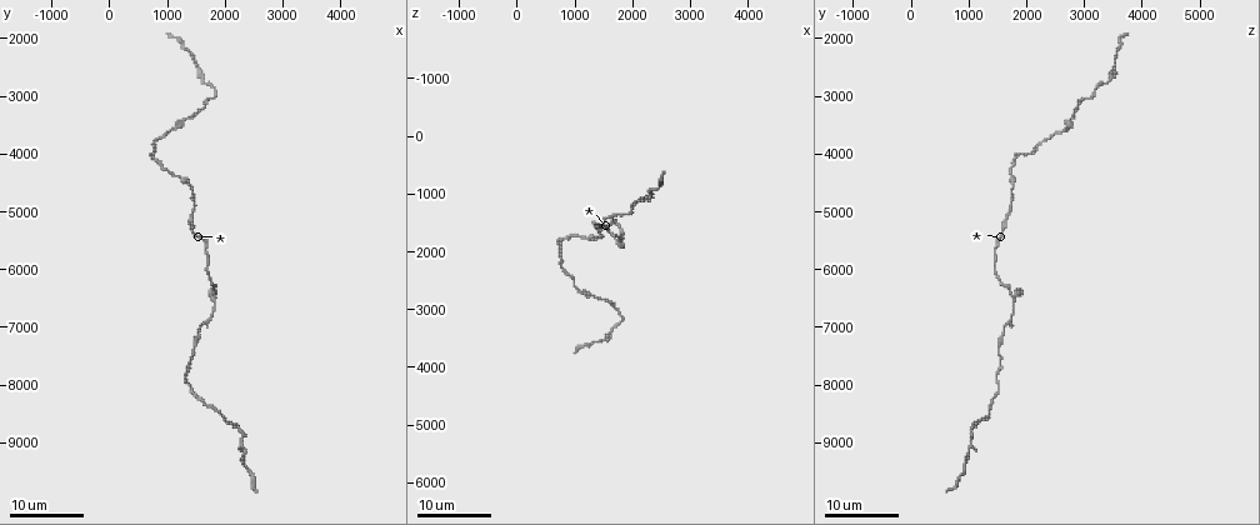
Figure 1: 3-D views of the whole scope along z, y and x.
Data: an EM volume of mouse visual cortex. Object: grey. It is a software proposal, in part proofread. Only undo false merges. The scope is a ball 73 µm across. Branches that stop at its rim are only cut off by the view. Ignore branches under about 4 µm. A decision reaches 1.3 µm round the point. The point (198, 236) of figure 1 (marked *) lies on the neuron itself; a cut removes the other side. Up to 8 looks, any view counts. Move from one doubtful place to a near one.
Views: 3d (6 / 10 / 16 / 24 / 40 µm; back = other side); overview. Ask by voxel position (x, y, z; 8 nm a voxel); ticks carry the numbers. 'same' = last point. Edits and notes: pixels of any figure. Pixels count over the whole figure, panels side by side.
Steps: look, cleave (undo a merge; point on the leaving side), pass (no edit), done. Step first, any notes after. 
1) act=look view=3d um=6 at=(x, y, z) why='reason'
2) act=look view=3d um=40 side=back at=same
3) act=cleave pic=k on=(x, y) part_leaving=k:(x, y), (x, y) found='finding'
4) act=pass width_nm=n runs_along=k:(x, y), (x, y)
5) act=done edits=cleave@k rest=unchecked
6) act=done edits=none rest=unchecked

act=look view=3d um=16 at=(1550, 7100, 1600) why='thick turns thin'

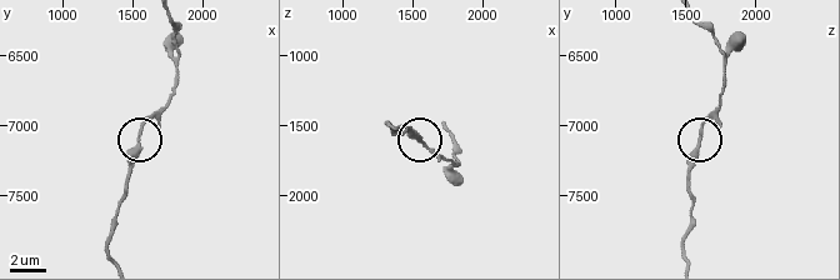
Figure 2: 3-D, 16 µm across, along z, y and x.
act=look view=3d um=10 at=(1540, 7120, 1580)

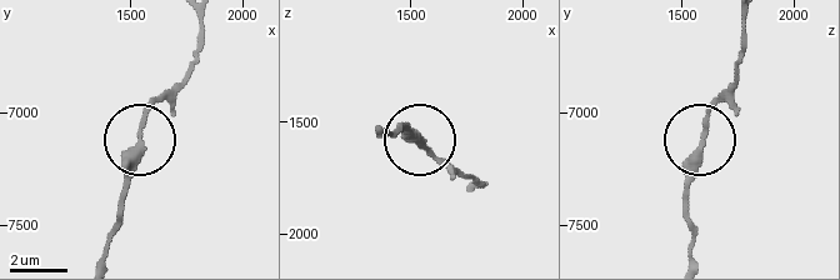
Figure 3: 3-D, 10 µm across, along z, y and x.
act=pass width_nm=270 runs_along=3:(203, 20), (198, 56), (148, 114), (124, 204) found='all the same neuron'

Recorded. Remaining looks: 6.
act=look view=3d um=16 at=(1500, 2500, 3500) why='calibre changes'

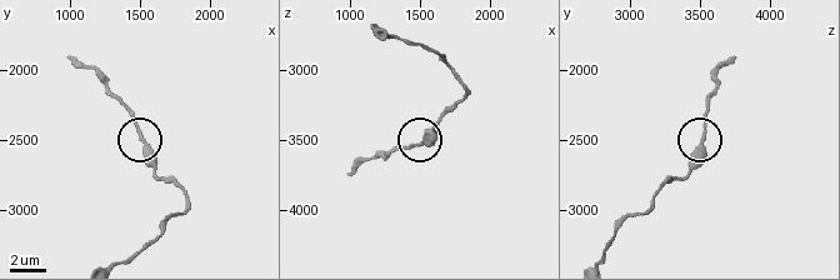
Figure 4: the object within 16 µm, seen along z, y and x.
act=look view=3d um=10 at=(1520, 2480, 3540)

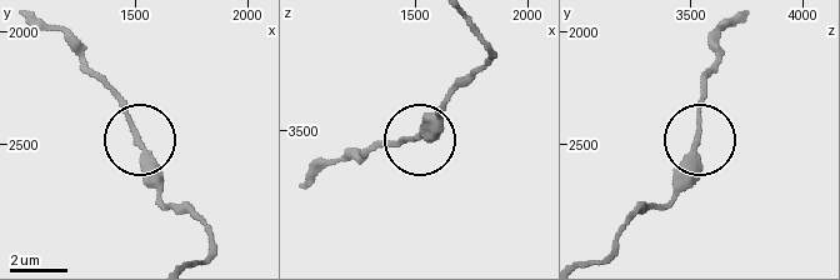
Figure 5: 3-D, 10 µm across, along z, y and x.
act=pass runs_along=5:(204, 256), (204, 228), (164, 200), (154, 156), (94, 73) found='one neuron here'

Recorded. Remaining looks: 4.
act=look view=3d um=16 at=(1100, 3550, 2650) why='thick turns thin'

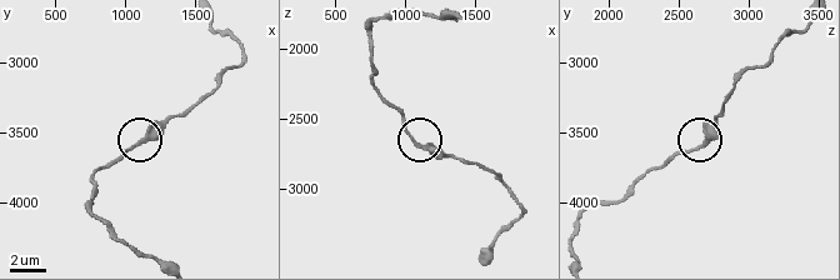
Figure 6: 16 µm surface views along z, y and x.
act=look view=3d um=6 at=(1100, 3580, 2680) why='zoom in'

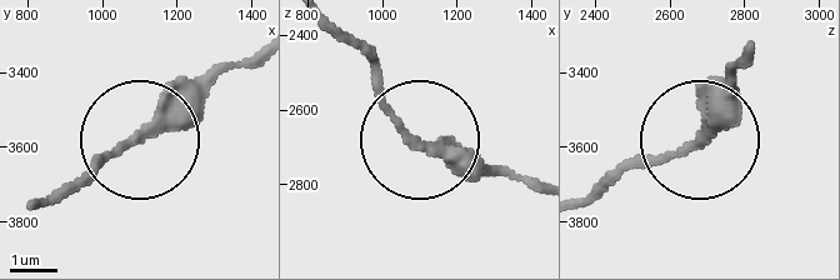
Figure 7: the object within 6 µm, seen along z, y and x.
act=pass width_nm=190 runs_along=7:(38, 208), (158, 128), (213, 71) found='one neuron here'

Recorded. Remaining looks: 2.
act=done edits=none rest=unchecked

